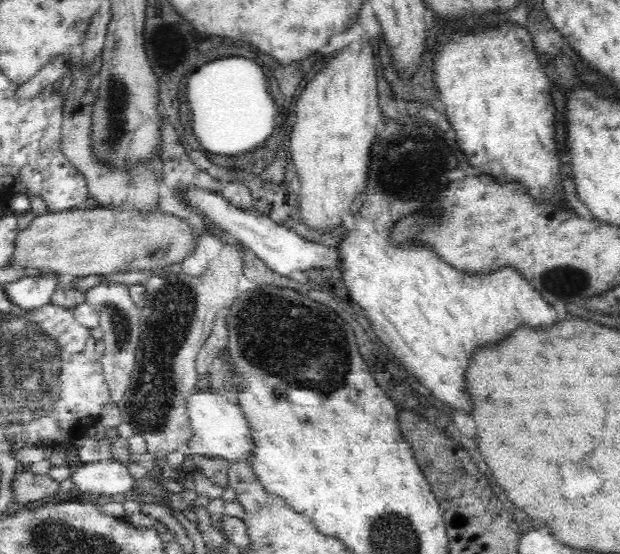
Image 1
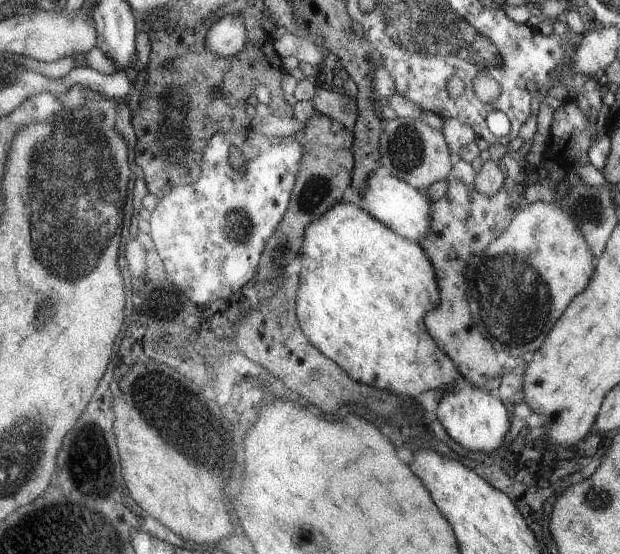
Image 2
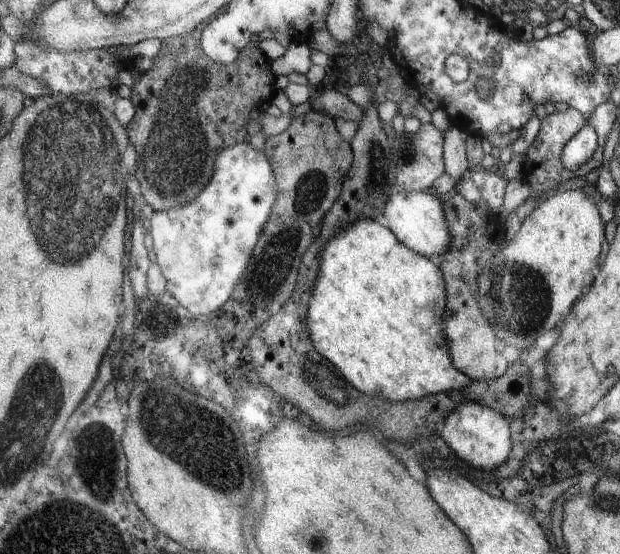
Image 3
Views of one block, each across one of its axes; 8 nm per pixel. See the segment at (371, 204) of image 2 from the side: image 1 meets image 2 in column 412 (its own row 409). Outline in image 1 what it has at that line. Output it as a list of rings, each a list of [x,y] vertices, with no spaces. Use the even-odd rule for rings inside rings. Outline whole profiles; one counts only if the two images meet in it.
[[[208,389],[194,391],[187,400],[187,414],[192,429],[192,436],[185,443],[189,457],[200,455],[210,460],[220,458],[231,466],[238,462],[238,458],[244,458],[250,463],[251,456],[254,455],[252,431],[250,425],[246,426],[246,417],[242,418],[242,409],[234,404],[234,400],[228,400],[225,395],[213,394]]]

